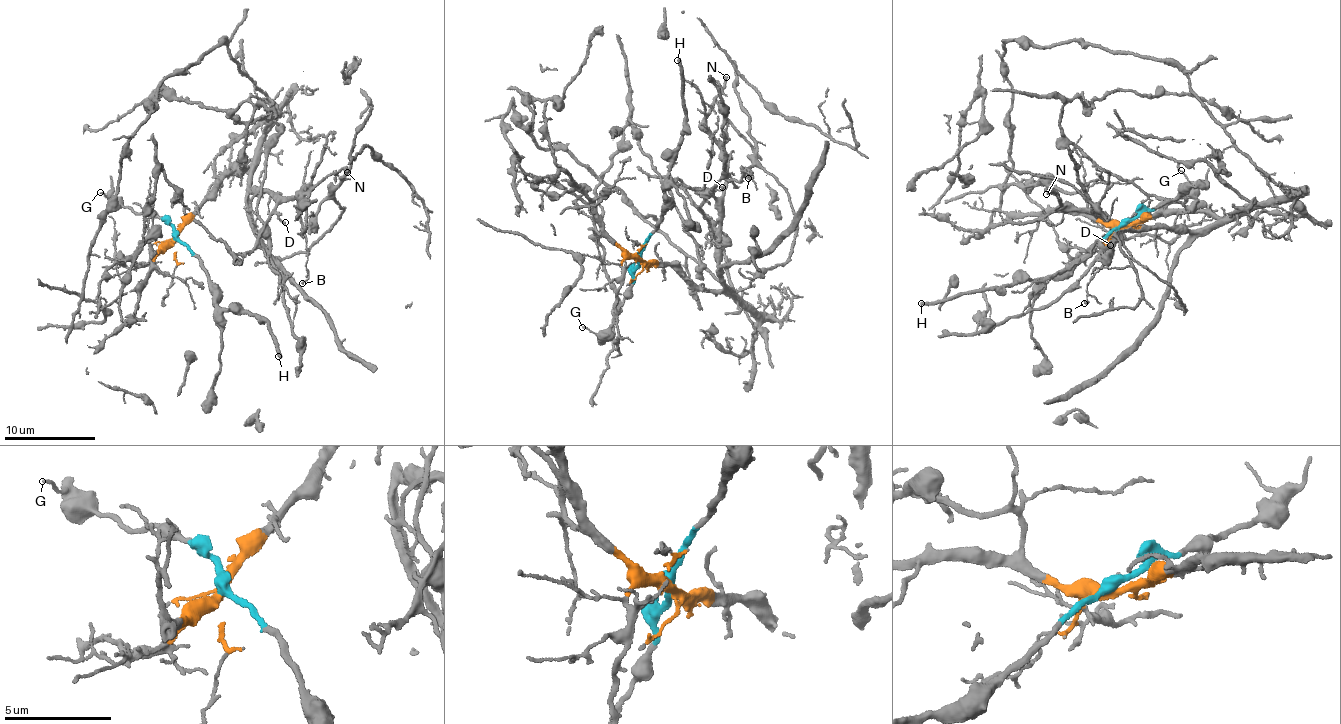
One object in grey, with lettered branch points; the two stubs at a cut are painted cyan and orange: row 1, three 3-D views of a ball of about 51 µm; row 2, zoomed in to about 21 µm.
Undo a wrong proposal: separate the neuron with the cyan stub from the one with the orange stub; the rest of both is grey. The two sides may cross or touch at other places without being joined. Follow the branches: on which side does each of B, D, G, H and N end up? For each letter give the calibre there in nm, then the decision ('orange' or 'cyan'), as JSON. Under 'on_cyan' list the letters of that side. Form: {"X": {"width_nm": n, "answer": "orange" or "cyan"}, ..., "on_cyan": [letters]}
{"B": {"width_nm": 130, "answer": "orange"}, "D": {"width_nm": 160, "answer": "orange"}, "G": {"width_nm": 120, "answer": "cyan"}, "H": {"width_nm": 320, "answer": "cyan"}, "N": {"width_nm": 200, "answer": "orange"}, "on_cyan": ["G", "H"]}

